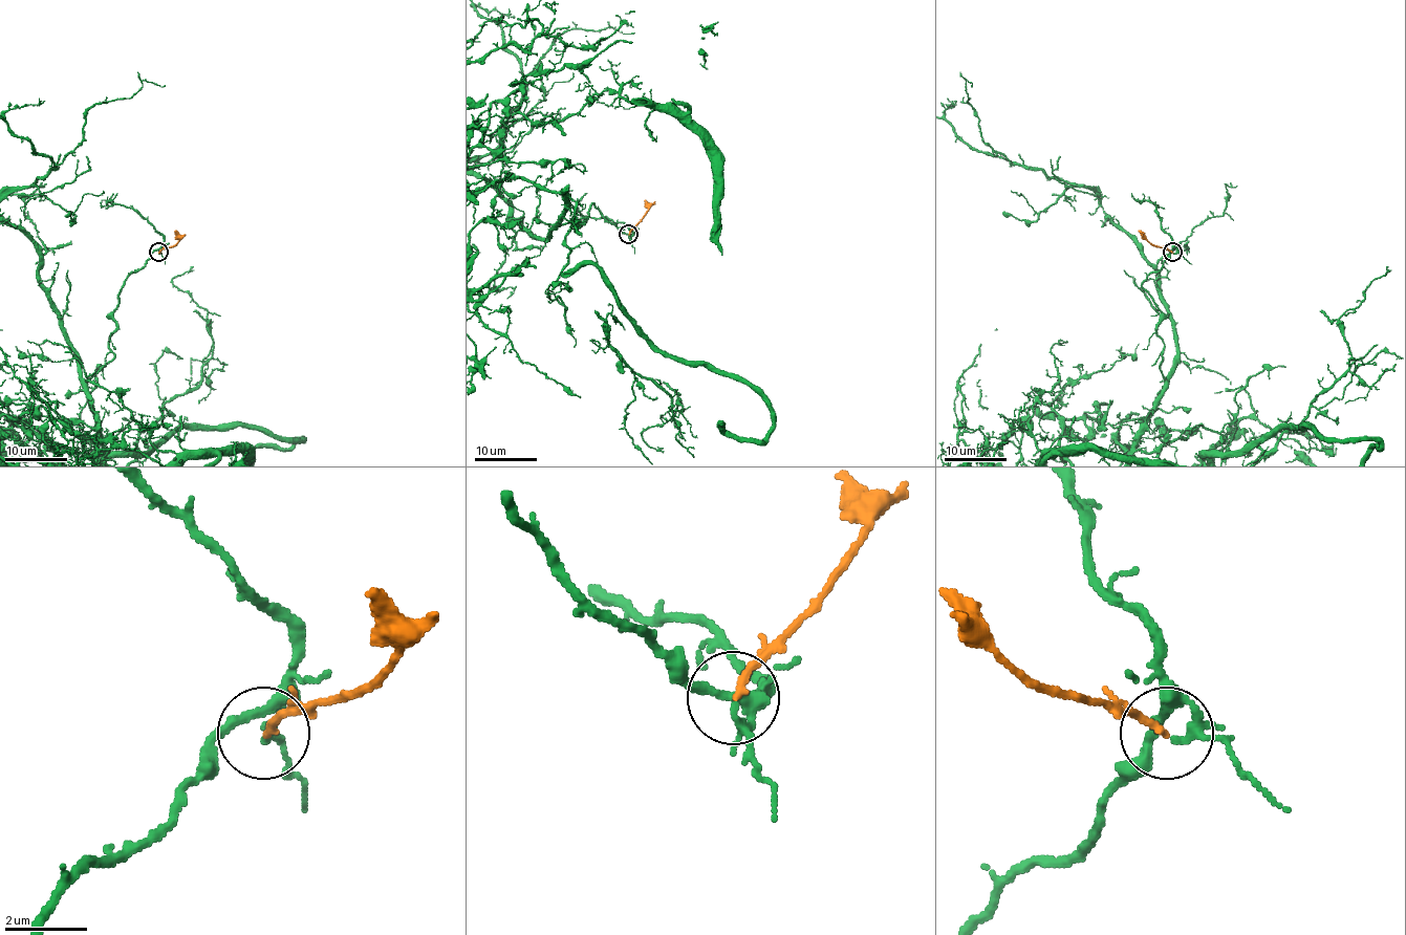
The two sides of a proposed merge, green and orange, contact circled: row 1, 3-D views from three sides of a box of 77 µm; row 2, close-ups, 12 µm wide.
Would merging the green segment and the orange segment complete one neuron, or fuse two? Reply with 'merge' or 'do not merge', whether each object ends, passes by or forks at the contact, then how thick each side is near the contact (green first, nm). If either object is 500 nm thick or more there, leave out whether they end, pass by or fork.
merge; green passes by; orange ends; calibres 150 and 170 nm

